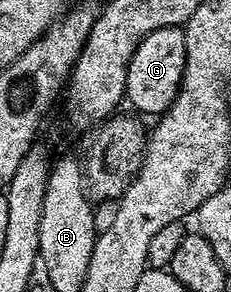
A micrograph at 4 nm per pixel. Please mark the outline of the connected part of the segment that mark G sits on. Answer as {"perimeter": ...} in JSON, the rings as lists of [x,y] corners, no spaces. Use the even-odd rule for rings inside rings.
{"perimeter":[[[181,26],[156,29],[156,33],[148,33],[144,41],[132,53],[132,61],[128,65],[128,81],[126,82],[125,102],[131,103],[138,111],[157,117],[167,111],[180,89],[180,81],[184,77],[185,30]]]}

